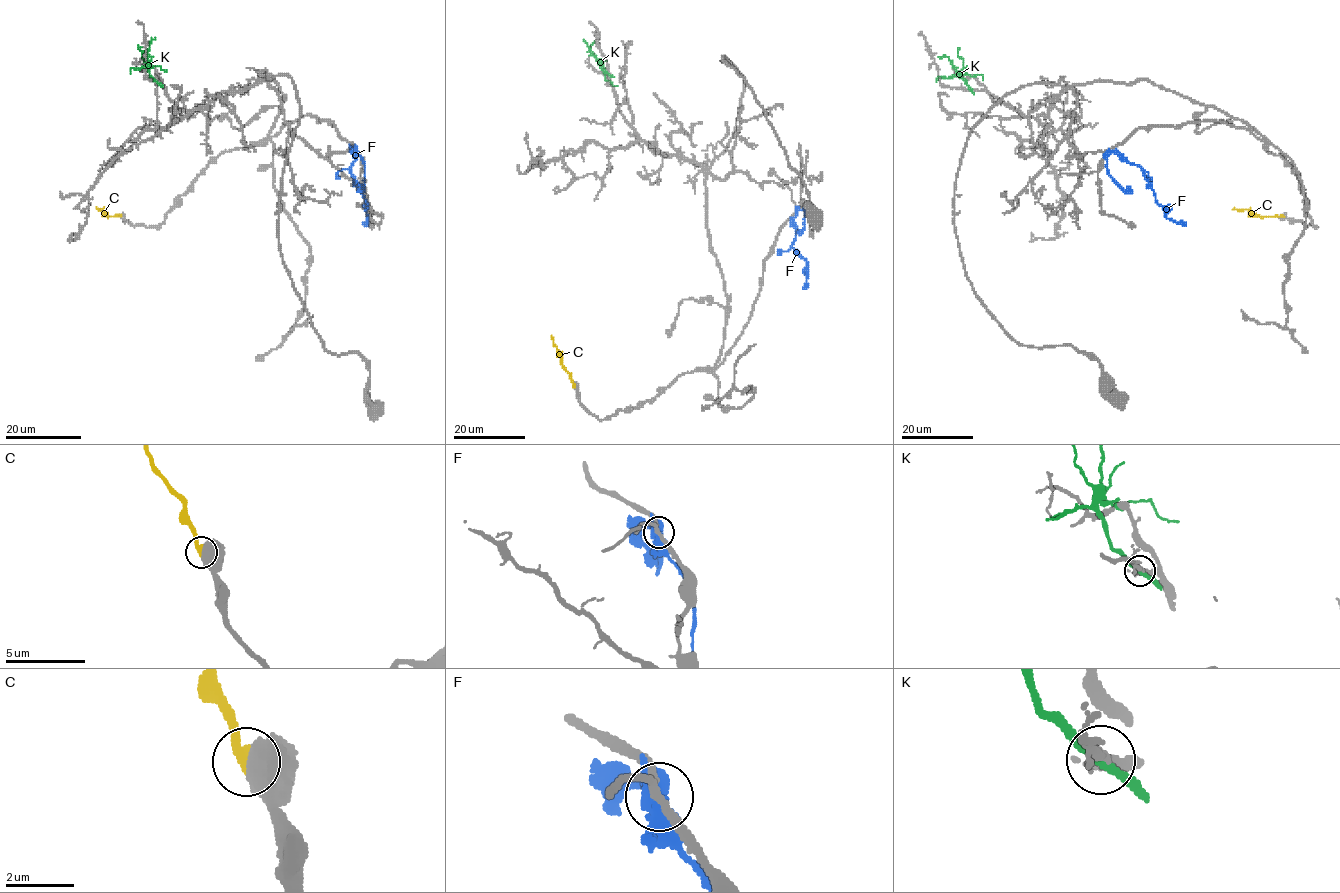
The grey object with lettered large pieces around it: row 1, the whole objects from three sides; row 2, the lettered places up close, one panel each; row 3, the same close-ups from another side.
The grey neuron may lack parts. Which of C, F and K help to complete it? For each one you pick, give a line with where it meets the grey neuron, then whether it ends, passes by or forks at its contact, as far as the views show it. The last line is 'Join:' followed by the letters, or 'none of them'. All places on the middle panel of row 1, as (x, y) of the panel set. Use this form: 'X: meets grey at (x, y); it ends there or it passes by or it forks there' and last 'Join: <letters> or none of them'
C: meets grey at (573, 385); it ends there
Join: C

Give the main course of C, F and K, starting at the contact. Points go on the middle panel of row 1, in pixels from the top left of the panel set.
C: (573, 385), (552, 336)
F: (796, 208), (792, 219), (795, 237), (790, 246), (806, 261), (806, 284), (802, 288)
K: (609, 75), (591, 51), (595, 40)

